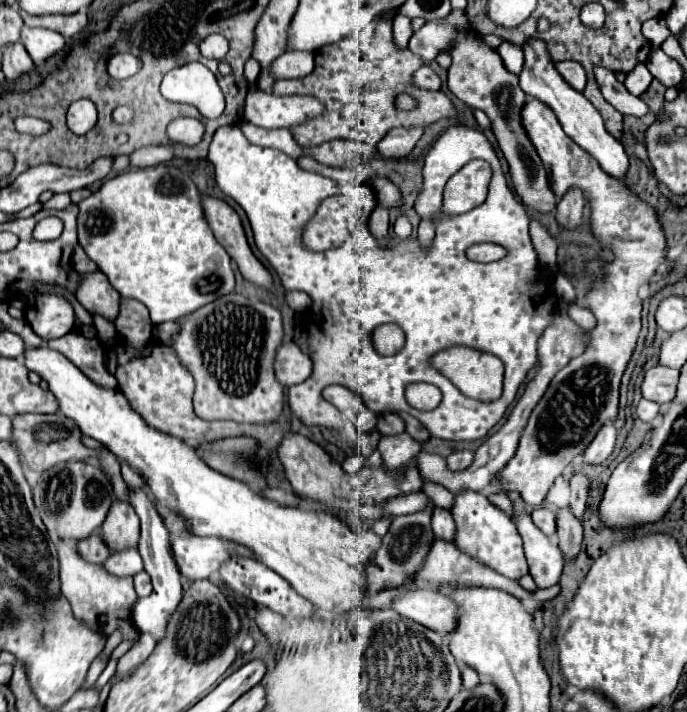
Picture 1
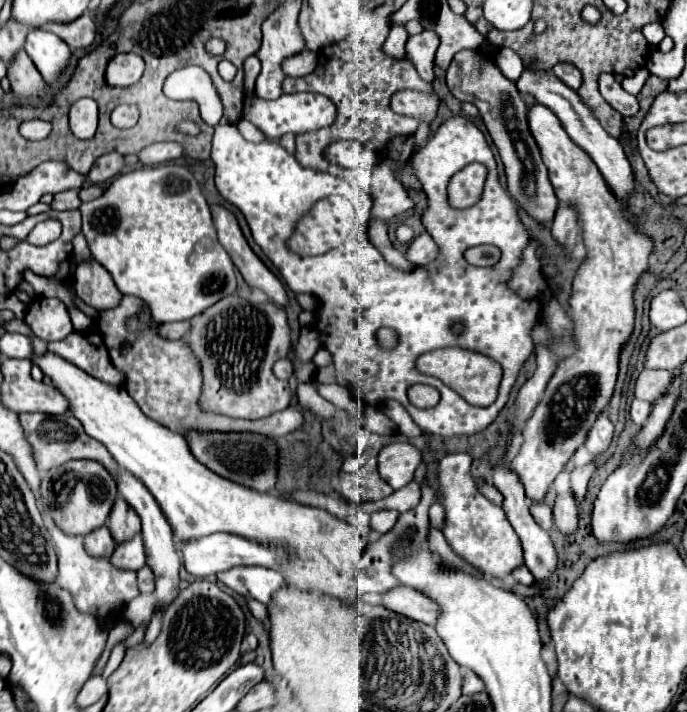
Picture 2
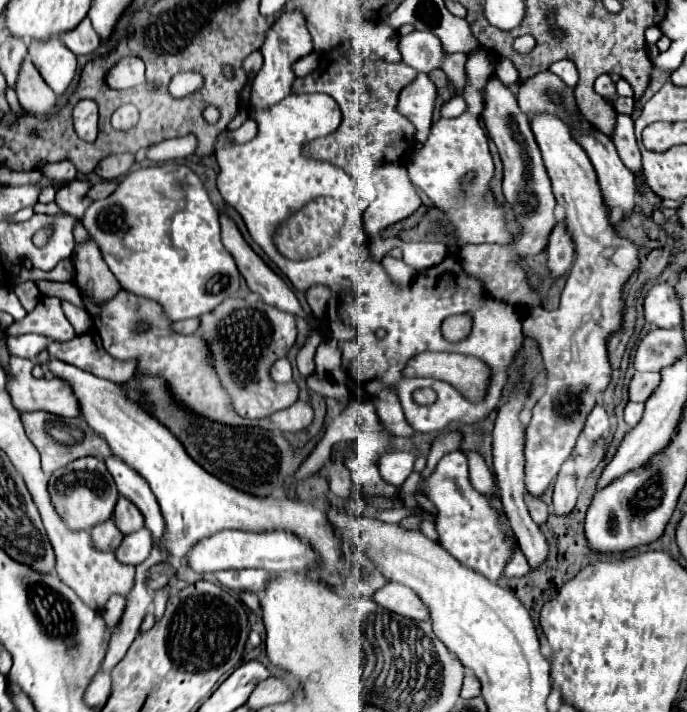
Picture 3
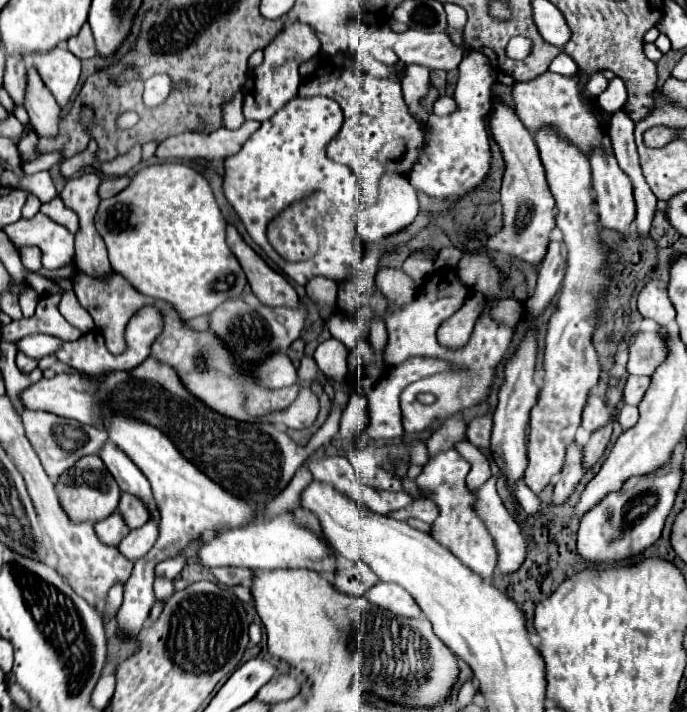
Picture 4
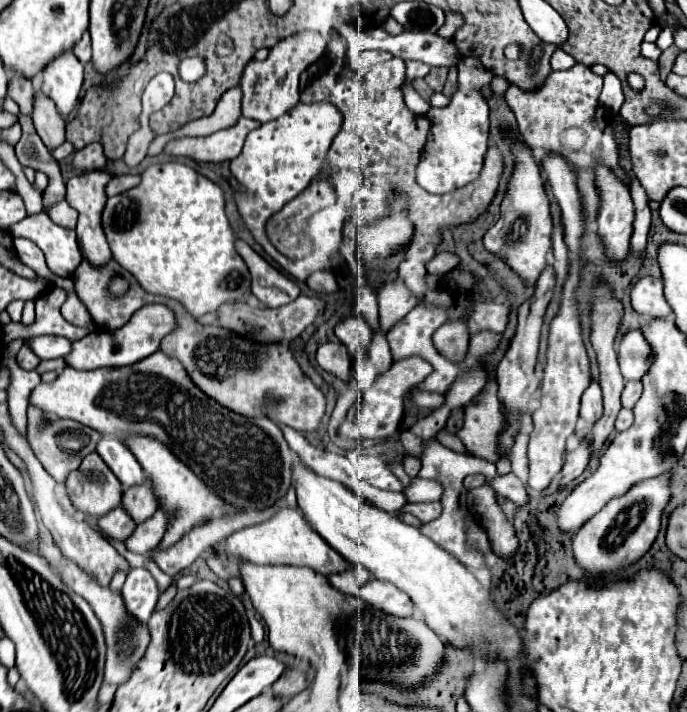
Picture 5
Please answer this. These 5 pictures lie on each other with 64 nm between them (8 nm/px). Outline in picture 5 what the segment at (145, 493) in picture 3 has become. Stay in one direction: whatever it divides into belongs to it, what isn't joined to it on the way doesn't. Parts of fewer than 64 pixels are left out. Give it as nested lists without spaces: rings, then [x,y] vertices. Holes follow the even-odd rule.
[[[102,438],[96,452],[100,458],[108,464],[108,468],[116,474],[120,484],[124,488],[138,486],[146,482],[146,474],[140,468],[138,460],[132,456],[132,452],[122,444],[118,438]]]

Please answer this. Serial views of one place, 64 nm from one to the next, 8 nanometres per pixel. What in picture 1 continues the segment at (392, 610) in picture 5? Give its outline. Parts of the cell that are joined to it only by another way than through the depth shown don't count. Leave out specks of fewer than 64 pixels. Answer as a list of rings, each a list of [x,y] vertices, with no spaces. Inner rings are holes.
[[[410,590],[400,594],[400,600],[392,604],[400,616],[410,618],[440,636],[448,636],[458,628],[460,610],[444,592],[438,590]]]

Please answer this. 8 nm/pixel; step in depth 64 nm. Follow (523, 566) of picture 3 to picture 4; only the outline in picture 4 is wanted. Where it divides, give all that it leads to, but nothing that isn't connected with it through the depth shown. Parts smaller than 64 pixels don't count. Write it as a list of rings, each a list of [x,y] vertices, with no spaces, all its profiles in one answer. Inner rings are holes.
[[[490,478],[480,490],[476,490],[476,510],[486,520],[488,530],[492,532],[498,548],[498,570],[502,574],[510,574],[520,570],[526,558],[526,544],[520,534],[518,522],[512,520],[504,502],[496,492],[496,478]]]

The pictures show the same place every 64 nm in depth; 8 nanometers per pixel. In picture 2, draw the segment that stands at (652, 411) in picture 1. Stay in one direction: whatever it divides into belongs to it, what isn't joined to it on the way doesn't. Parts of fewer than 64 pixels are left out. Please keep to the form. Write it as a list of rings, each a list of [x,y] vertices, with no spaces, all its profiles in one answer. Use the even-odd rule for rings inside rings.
[[[634,400],[634,402],[632,402],[632,408],[630,408],[630,416],[632,416],[632,420],[634,420],[636,424],[644,424],[644,420],[646,420],[648,414],[650,414],[650,408],[652,408],[650,402]]]

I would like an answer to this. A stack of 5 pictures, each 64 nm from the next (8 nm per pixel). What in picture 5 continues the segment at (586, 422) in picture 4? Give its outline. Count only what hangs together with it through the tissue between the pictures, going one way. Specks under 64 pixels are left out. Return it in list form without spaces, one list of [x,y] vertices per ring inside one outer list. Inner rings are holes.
[[[594,380],[590,384],[590,388],[584,392],[582,396],[582,408],[580,408],[580,416],[594,426],[600,418],[602,418],[602,392],[600,392],[600,384]]]

